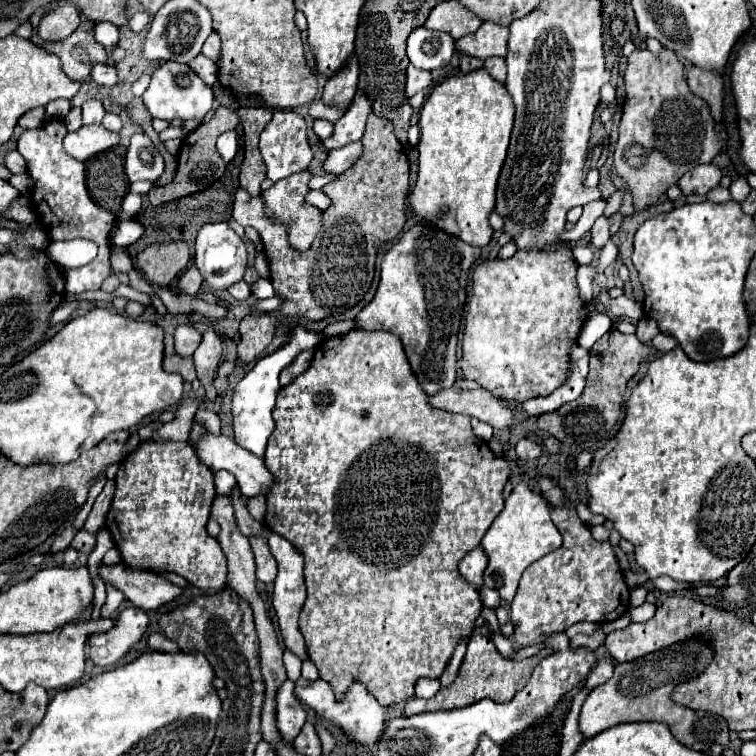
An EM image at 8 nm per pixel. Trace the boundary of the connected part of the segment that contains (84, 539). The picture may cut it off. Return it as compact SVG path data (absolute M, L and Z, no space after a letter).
M79 530L75 534L75 538L71 540L71 546L77 550L77 552L83 552L83 554L89 554L93 548L95 548L95 534L87 532L87 530Z

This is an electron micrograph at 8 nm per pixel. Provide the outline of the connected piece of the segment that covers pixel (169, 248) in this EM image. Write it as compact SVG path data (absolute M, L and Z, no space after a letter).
M155 244L145 248L137 256L137 268L151 284L169 286L169 282L185 270L189 262L189 246L179 244Z

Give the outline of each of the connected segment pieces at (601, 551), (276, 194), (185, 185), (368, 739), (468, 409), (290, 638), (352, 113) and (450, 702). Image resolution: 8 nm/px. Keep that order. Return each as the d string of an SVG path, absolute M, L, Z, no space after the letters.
M567 502L567 508L551 508L551 518L563 536L563 546L549 552L541 560L535 560L523 572L519 590L517 590L517 594L511 602L511 610L509 610L511 622L515 626L513 640L523 648L539 642L547 634L563 632L577 622L587 620L587 622L603 624L603 622L611 622L611 620L619 618L621 614L625 614L629 610L629 588L625 584L623 572L619 568L619 560L617 560L611 544L609 542L597 542L591 536L589 526L585 522L581 522L581 518L577 516L575 506L571 502Z
M309 170L297 172L297 174L291 174L287 178L275 182L267 192L261 194L265 198L267 210L271 214L275 214L275 218L279 222L285 222L289 226L289 242L293 244L295 250L301 250L301 252L311 246L311 242L315 240L315 236L317 236L319 228L321 228L321 210L305 204L305 196L309 192L309 188L307 188L309 178L311 178L311 172Z
M219 106L213 114L211 120L203 122L197 130L193 130L191 134L185 136L183 144L181 144L181 150L179 150L179 166L177 166L177 174L173 178L171 184L163 186L163 188L155 188L149 192L149 200L153 206L157 204L163 204L163 202L171 202L171 200L177 200L177 198L183 198L183 196L189 196L189 194L195 194L195 192L201 192L205 190L209 184L213 184L215 180L219 180L223 176L223 160L215 148L215 142L217 142L217 136L227 132L227 130L233 130L237 128L237 124L241 122L241 114L239 112L233 112L229 108L223 108Z
M299 678L295 682L295 696L311 706L319 716L323 716L325 720L329 722L335 722L337 726L341 726L345 730L347 736L351 736L357 744L361 746L367 746L367 748L373 748L385 728L385 720L387 720L387 708L381 706L367 690L363 684L353 684L345 696L343 702L337 702L335 696L333 696L333 690L327 682L323 680L315 680L315 682L307 682L305 678Z
M459 378L451 388L429 396L429 404L439 410L475 416L481 422L491 424L495 430L507 428L513 422L513 410L509 408L509 404L501 402L495 396L489 396L487 390L479 388L471 380Z
M269 534L269 550L275 556L277 564L279 564L279 574L275 578L275 592L273 592L273 606L277 612L277 622L279 622L279 630L285 642L285 648L291 650L293 654L297 654L301 660L307 660L307 650L305 650L305 642L303 636L299 632L297 620L299 620L299 612L303 608L305 602L305 580L303 580L303 556L293 548L293 544L289 540L285 540L283 536L277 534Z
M357 92L349 110L333 124L333 134L327 140L323 140L321 144L327 150L333 150L333 148L343 148L349 142L361 140L361 136L365 132L365 120L367 120L369 112L371 112L369 100L363 94Z
M479 626L475 628L473 636L471 636L471 642L467 646L467 654L465 654L465 660L463 660L463 666L459 670L459 676L457 680L451 684L451 686L445 686L441 688L433 698L429 700L421 700L421 698L411 698L407 704L405 704L405 716L413 716L413 714L419 714L419 712L429 712L429 710L455 710L455 708L463 708L463 706L469 706L469 704L475 704L483 698L491 698L495 702L511 702L513 696L525 688L525 684L529 682L531 678L531 672L533 668L537 666L537 662L541 659L549 656L552 653L551 649L542 649L537 656L533 658L527 658L527 660L521 660L521 662L515 662L515 660L507 660L503 658L493 640L491 640L491 632L487 626Z

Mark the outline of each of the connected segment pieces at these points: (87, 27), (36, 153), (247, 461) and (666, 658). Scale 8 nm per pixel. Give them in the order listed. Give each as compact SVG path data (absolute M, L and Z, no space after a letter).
M35 12L35 16L31 16L31 24L33 24L31 42L41 46L43 50L55 54L61 60L63 72L71 80L79 80L79 82L89 80L91 66L95 62L103 62L103 64L107 62L105 48L93 36L93 22L87 20L85 16L81 16L79 28L71 36L67 36L65 40L59 40L59 42L47 42L47 40L39 38L37 16L39 16L39 12Z
M61 118L47 120L43 126L25 130L19 138L17 150L27 162L27 174L33 180L31 202L37 212L39 224L45 228L49 240L67 240L67 238L89 238L99 244L99 256L83 266L65 270L65 290L69 294L81 294L89 290L99 290L103 280L111 274L109 266L109 228L113 228L115 214L99 208L87 188L85 188L85 162L69 156L63 148L63 138L67 134L67 126Z
M203 434L195 442L197 458L209 466L213 472L217 470L229 470L237 476L239 488L245 498L267 494L273 486L273 476L265 468L263 460L241 448L233 438L225 434Z
M687 640L681 644L673 644L665 650L647 654L643 658L637 658L633 662L623 662L615 666L613 676L591 690L587 700L583 702L581 714L579 714L579 732L583 738L593 738L595 734L623 724L623 722L663 722L669 726L671 734L677 742L707 752L713 744L727 746L729 742L729 728L727 722L721 716L709 714L709 712L697 712L689 710L685 706L675 704L669 694L675 688L675 684L681 684L689 678L695 678L705 670L705 666L711 660L711 648L703 640Z

